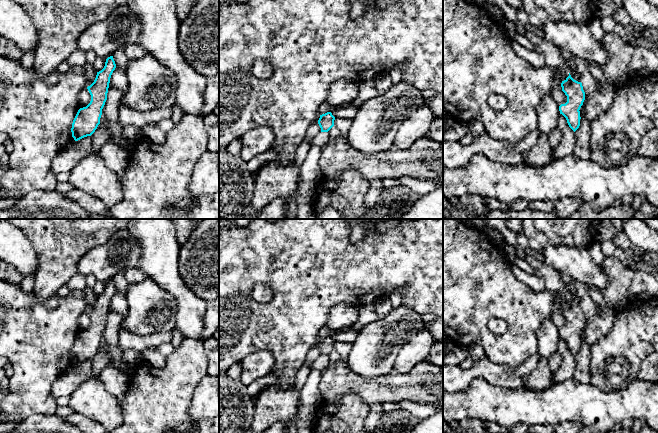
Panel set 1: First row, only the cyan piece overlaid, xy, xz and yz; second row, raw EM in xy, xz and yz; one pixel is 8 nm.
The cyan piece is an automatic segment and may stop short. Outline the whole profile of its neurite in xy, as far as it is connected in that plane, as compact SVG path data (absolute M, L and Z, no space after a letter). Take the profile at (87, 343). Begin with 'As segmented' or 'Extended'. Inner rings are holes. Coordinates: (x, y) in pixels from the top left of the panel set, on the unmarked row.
As segmented. M113 280L108 281L104 292L97 296L94 306L87 311L91 325L86 331L78 334L73 344L71 356L75 365L91 360L100 348L102 333L107 324L110 302L115 292Z

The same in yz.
As segmented. M570 297L569 300L561 307L562 315L567 320L567 326L559 330L562 338L569 349L575 356L580 350L580 332L585 324L585 316L581 306L574 304Z

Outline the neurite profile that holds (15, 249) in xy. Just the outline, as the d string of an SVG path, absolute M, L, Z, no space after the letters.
M7 219L0 220L0 259L12 265L23 277L38 270L38 256L28 238Z

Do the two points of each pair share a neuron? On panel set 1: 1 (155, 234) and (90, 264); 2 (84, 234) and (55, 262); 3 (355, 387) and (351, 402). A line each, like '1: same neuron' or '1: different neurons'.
1: different neurons
2: same neuron
3: different neurons

